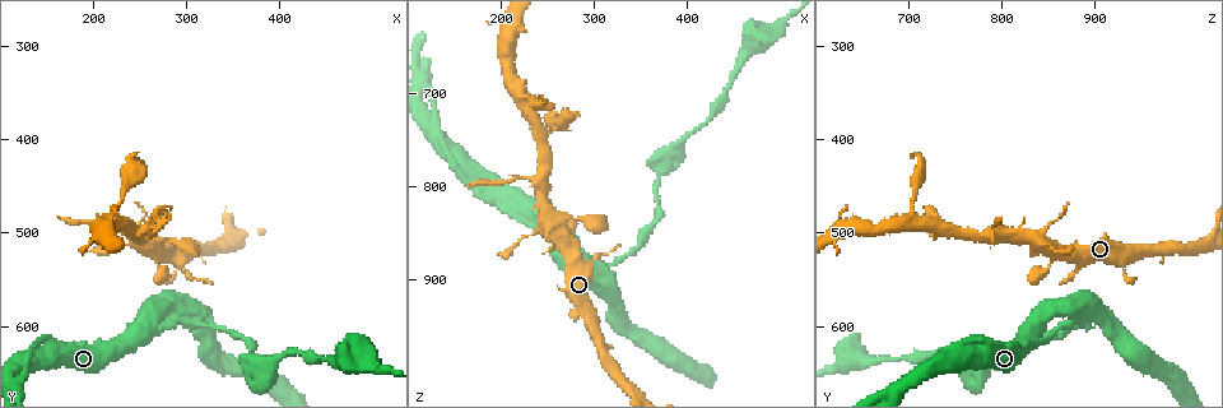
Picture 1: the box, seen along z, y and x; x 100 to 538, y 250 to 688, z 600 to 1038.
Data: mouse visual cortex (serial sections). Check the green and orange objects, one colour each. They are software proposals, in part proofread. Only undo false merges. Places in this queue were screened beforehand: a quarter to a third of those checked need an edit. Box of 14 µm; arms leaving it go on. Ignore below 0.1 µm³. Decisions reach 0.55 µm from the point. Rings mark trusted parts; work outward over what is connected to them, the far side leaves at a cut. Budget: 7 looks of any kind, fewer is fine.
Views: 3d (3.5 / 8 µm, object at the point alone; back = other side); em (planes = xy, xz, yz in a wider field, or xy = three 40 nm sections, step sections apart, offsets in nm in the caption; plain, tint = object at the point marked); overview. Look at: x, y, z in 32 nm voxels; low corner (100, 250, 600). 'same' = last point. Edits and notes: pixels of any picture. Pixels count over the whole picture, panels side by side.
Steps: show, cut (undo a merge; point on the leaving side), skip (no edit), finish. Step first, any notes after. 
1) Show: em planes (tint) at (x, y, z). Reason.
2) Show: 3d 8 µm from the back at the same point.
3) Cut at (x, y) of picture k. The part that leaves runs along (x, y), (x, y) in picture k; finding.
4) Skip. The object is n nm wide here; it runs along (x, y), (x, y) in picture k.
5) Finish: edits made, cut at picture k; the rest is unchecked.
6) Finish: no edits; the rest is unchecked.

Show: 3d 3.5 µm at (295, 590, 885). Narrows sharply.

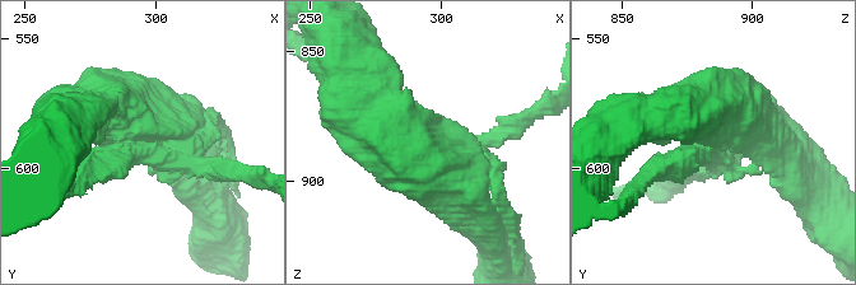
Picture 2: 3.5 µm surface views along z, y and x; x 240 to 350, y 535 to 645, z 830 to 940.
Show: em planes (tint) at (292, 588, 884). Shape alone is not enough.

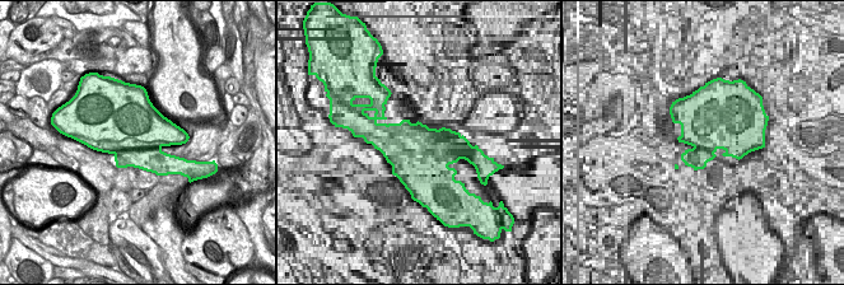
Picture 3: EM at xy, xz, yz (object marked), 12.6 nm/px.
Skip. It runs along (356, 82), (394, 138), (461, 146) in picture 2; all the same cell.

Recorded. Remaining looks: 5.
Show: 3d 3.5 µm at (370, 630, 815). A narrow waist.

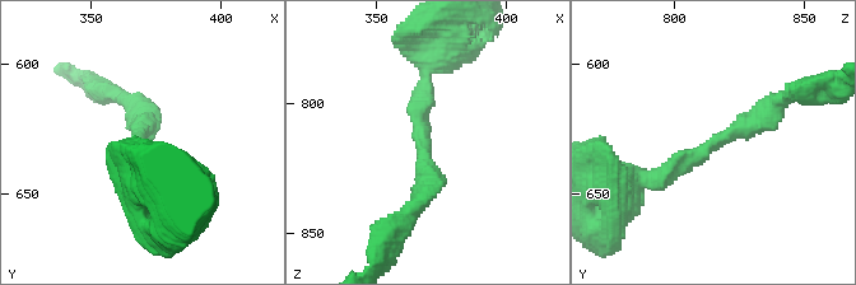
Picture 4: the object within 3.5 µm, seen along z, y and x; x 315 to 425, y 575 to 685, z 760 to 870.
Show: em planes (tint) at (370, 631, 816). The arms are 250, 250 nm wide.

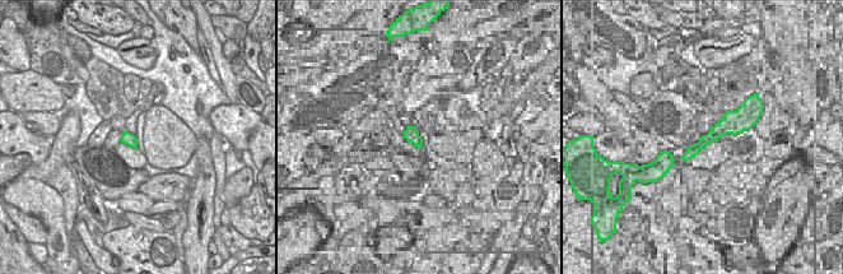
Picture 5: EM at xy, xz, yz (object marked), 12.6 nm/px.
Skip. It runs along (780, 99), (750, 127), (646, 178) in picture 4; all the same cell.

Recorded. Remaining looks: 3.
Show: 3d 3.5 µm from the back at (270, 535, 850).

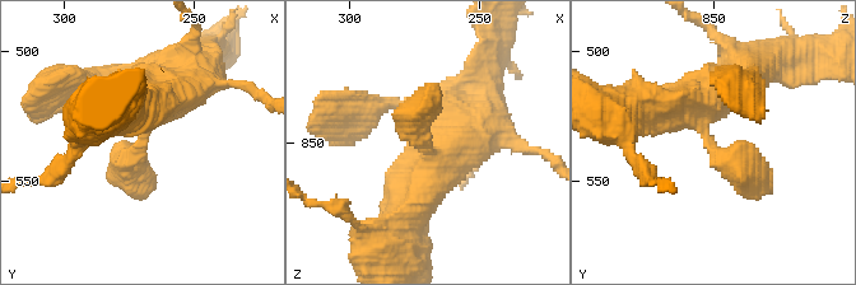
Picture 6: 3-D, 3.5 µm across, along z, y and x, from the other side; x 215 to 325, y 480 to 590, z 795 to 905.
Show: em xy step 2 (tint) at (270, 535, 852). Now the EM.

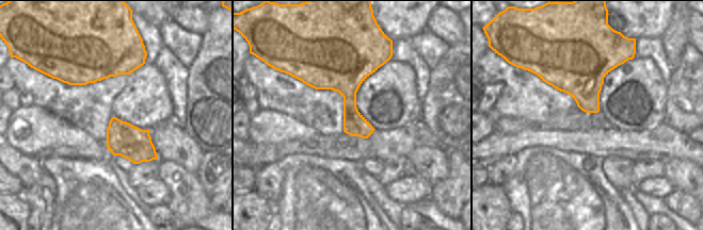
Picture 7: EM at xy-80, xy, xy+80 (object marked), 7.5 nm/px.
Show: em xy step 1 (tint) at the same point. Another direction.

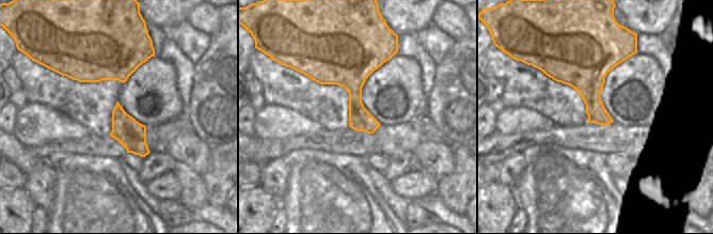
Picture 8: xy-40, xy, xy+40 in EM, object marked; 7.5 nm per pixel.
Skip. The object is 180 nm wide here; it runs along (650, 108), (688, 104), (724, 163), (763, 183) in picture 6; continuous, no second cell.

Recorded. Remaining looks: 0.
Finish: no edits; the rest is unchecked.

